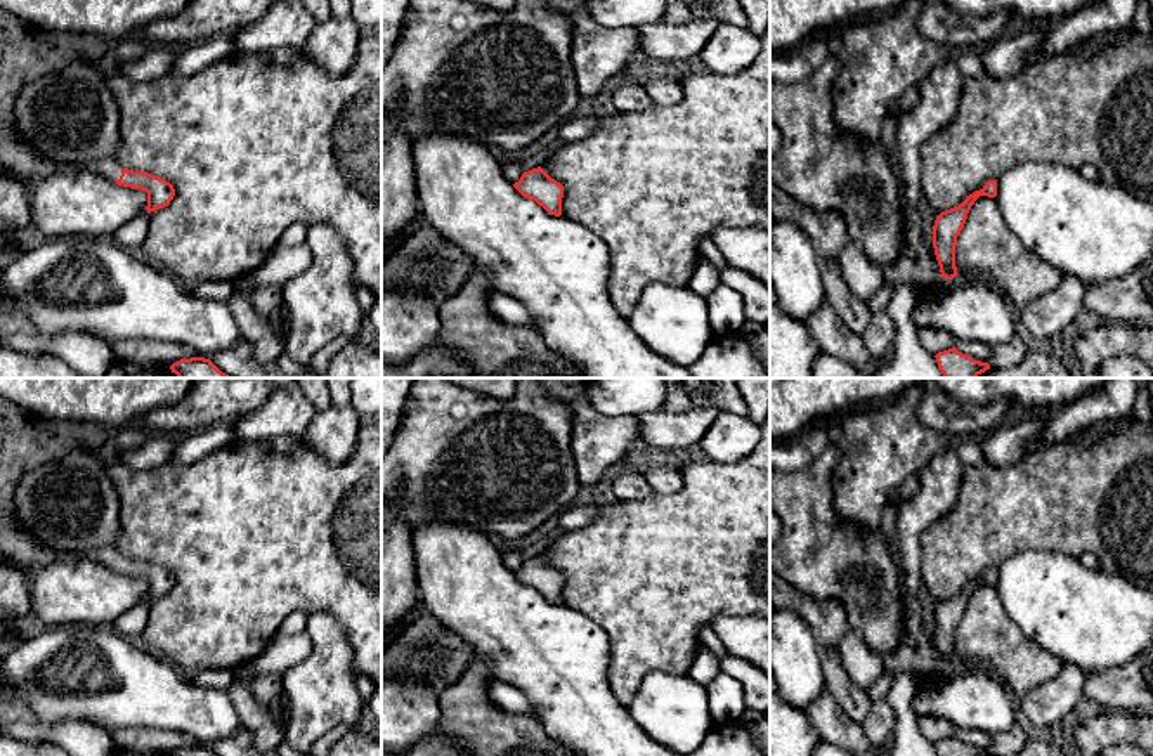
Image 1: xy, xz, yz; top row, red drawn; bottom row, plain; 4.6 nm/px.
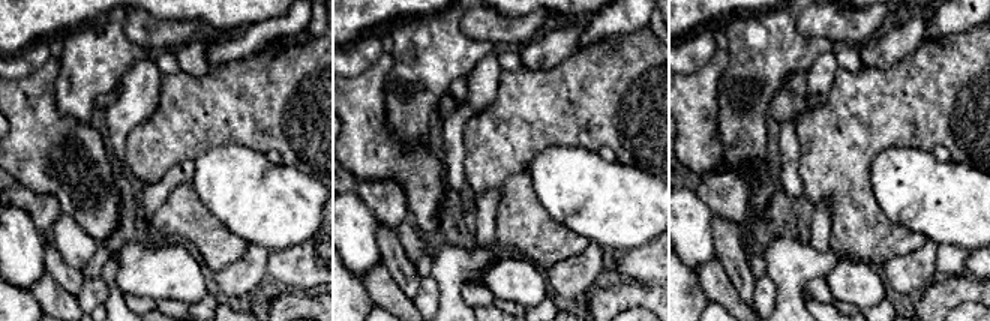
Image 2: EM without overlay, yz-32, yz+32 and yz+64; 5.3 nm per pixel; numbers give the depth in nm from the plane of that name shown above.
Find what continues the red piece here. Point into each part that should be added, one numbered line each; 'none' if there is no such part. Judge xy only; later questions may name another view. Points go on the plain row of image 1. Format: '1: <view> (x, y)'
1: xy (26, 441)

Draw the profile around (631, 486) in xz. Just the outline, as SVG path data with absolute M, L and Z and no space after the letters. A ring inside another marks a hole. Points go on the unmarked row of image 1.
M631 470L612 482L614 496L617 501L643 501L655 494L643 473Z

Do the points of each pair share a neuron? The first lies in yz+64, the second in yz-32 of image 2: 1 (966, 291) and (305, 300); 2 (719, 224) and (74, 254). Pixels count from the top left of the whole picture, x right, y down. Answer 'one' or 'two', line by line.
1: one
2: two

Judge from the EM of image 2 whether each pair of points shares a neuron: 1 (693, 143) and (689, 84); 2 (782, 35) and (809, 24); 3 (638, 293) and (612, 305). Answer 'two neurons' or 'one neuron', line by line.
1: one neuron
2: two neurons
3: one neuron

